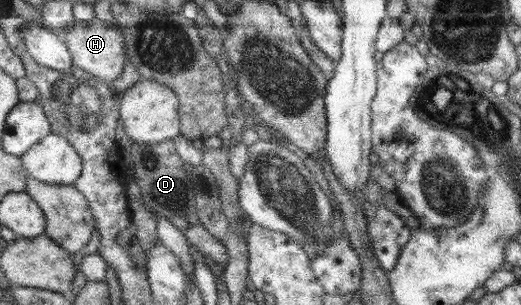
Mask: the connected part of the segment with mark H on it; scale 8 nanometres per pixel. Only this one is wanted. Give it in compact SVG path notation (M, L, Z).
M98 18L92 21L77 21L75 25L66 30L67 44L72 51L74 64L85 70L88 76L96 76L102 80L116 83L122 78L126 70L126 53L130 53L124 45L124 36L116 25L106 24Z

